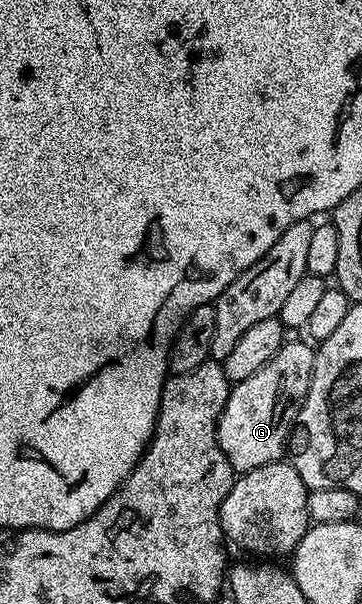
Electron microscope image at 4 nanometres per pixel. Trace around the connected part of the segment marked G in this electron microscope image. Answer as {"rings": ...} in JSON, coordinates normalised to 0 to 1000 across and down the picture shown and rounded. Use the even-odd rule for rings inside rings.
{"rings":[[[782,570],[740,606],[638,641],[630,666],[602,694],[602,730],[608,745],[619,745],[619,758],[630,758],[649,783],[693,781],[782,760],[801,717],[862,632],[870,578],[845,570]]]}

